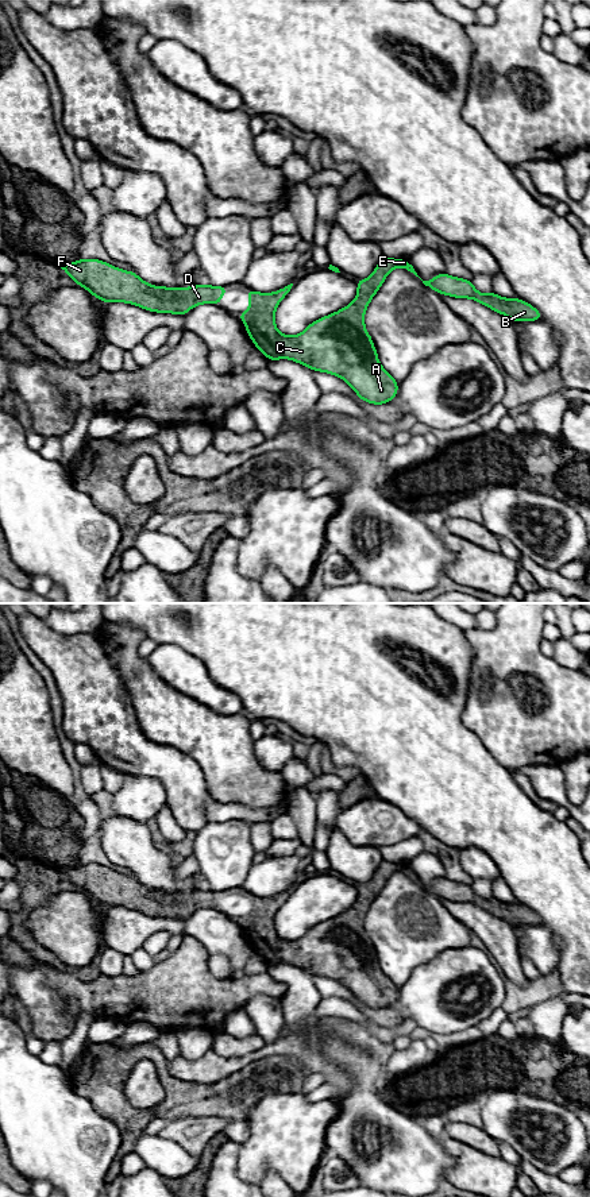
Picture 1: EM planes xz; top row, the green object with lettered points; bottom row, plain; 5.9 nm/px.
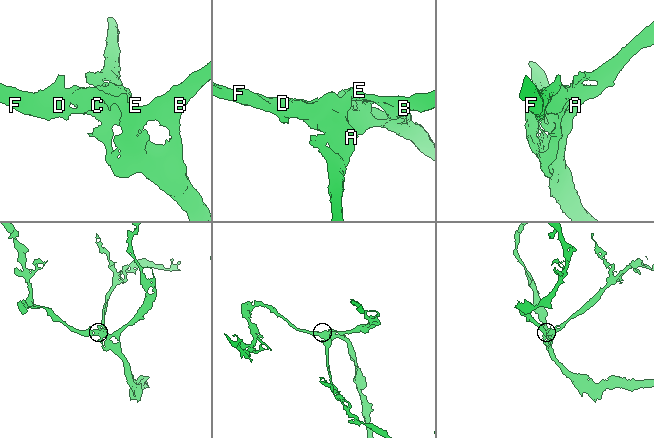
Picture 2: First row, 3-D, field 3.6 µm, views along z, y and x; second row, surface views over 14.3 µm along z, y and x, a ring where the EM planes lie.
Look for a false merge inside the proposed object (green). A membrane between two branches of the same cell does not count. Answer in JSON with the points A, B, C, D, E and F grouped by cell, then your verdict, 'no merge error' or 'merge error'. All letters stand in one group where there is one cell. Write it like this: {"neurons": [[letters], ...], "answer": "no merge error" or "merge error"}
{"neurons": [["A", "B", "C", "D", "E", "F"]], "answer": "no merge error"}

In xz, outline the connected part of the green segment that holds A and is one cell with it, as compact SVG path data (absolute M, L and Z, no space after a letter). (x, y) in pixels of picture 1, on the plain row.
M382 861L369 883L356 885L358 897L350 910L313 926L296 941L282 939L275 931L275 914L290 896L293 888L274 897L259 897L247 893L250 912L239 919L239 924L246 928L248 942L269 965L290 964L309 972L312 976L336 980L347 986L362 1005L374 1009L387 1008L397 1000L398 988L378 965L373 943L365 931L365 916L387 879L397 872L404 872L419 881L408 864Z

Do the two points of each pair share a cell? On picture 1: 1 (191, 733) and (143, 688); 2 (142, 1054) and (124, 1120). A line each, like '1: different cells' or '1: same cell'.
1: same cell
2: same cell

